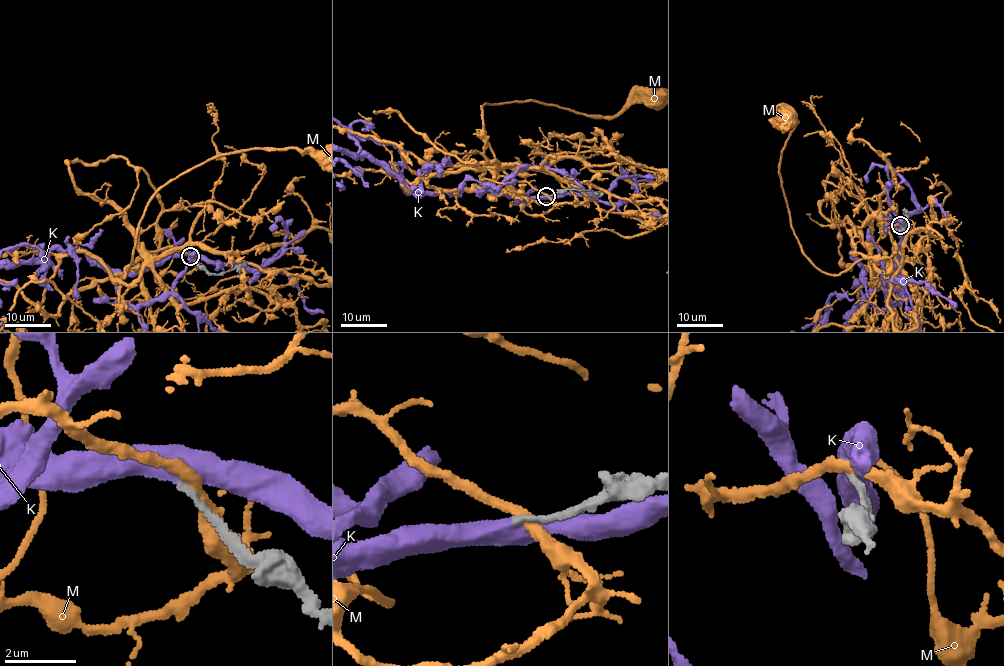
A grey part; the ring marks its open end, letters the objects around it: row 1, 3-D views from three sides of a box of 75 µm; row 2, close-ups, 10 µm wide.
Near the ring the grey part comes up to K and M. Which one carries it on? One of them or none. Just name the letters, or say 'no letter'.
no letter

